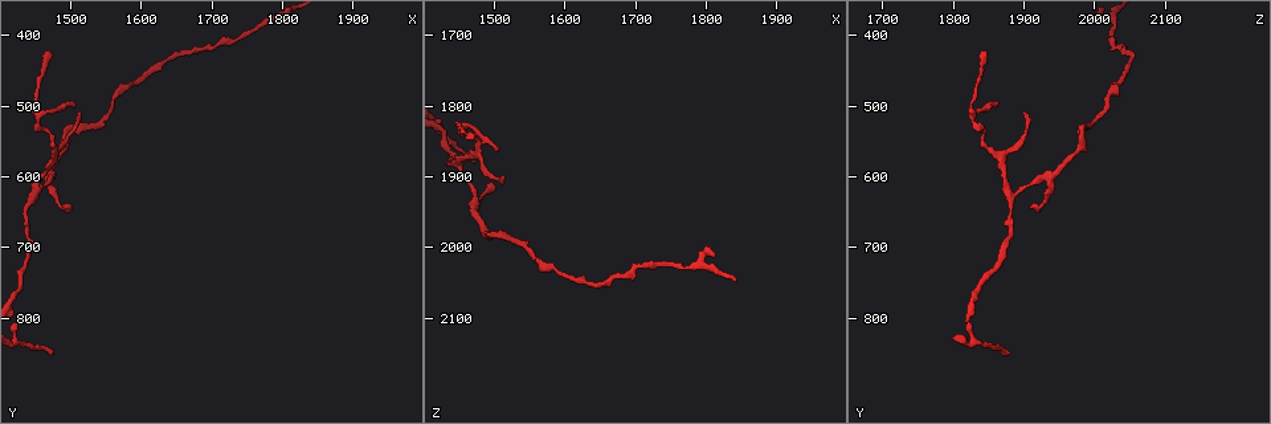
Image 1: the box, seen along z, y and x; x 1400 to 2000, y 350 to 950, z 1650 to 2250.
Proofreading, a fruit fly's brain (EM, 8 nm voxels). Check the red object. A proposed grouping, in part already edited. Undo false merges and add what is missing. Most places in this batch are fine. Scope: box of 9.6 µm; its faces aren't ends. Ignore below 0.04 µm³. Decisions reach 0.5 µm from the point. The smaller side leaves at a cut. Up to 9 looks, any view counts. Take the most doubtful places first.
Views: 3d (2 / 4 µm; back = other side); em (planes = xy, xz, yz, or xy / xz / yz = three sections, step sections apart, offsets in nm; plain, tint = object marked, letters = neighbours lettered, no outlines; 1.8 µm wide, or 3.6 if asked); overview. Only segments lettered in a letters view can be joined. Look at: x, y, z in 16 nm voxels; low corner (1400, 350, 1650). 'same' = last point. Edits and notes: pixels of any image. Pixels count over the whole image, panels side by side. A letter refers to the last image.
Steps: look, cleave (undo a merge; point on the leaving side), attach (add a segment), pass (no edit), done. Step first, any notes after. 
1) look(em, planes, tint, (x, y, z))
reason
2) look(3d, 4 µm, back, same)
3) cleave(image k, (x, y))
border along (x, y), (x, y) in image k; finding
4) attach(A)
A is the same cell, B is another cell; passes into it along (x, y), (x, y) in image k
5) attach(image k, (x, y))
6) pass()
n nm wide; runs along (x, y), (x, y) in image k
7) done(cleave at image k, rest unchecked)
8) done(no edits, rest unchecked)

look(em, planes, tint, (1455, 630, 1885))
a fork

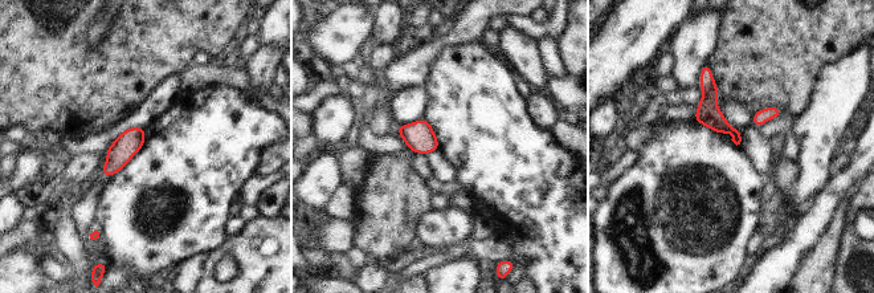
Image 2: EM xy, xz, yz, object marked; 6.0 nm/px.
look(em, planes, letters, same)

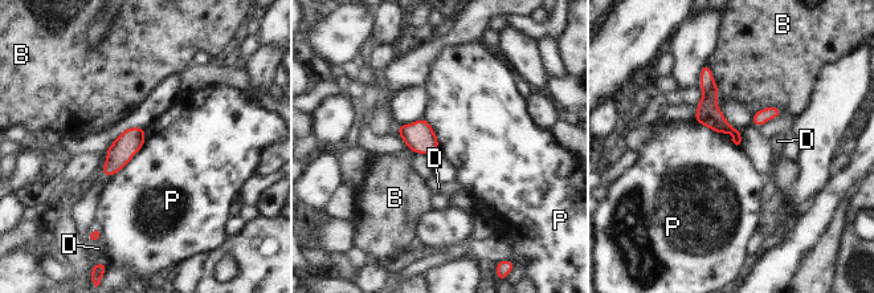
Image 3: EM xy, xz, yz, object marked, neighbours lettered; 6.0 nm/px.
pass()
P touches over 320 nm; B, D and P are other cells; continuous, no second neuron

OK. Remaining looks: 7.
look(em, yz, step 16, tint, (1515, 515, 1905))
an open end

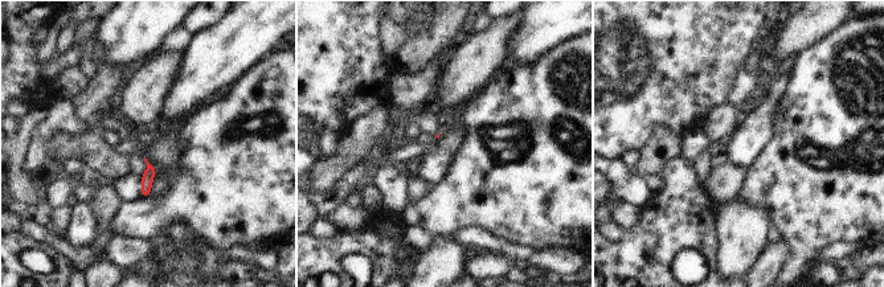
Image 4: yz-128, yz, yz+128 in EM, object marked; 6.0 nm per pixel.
look(em, planes, letters, same)

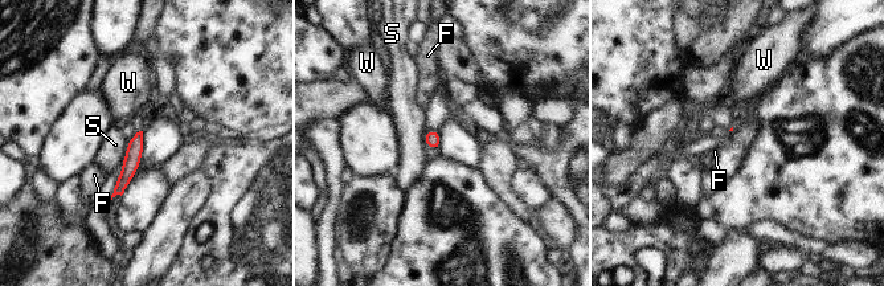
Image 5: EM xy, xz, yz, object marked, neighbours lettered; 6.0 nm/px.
pass()
F, S and W are other cells; border along (130, 141), (121, 164) in image 5; no lettered segment goes on from it

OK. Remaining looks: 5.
look(3d, 4 µm, (1475, 425, 1845))
tapers out

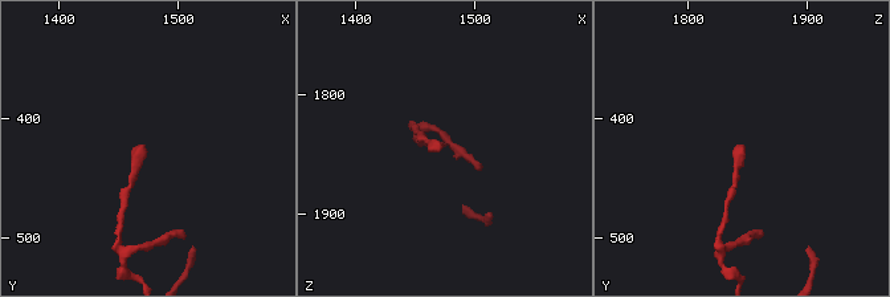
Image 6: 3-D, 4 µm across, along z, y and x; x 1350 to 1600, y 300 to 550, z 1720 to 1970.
look(em, planes, letters, (1474, 422, 1842))
now the EM

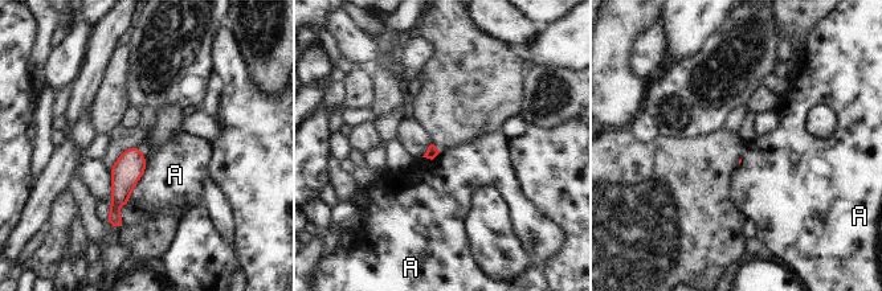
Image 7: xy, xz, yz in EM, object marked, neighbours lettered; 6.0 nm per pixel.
pass()
A is another cell; border along (147, 162), (146, 171), (127, 204) in image 7; none of them fits

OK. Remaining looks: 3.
look(3d, 2 µm, (1770, 390, 2025))
a narrow waist

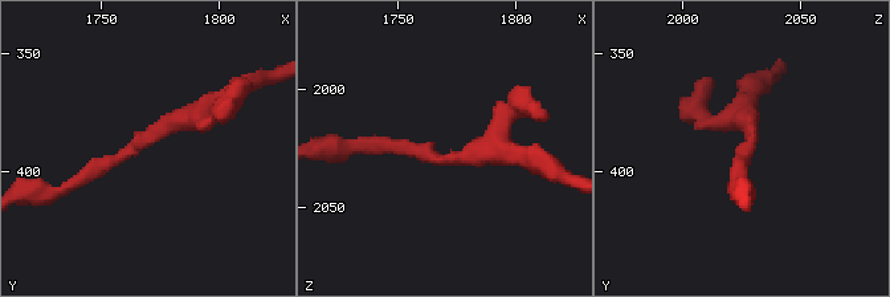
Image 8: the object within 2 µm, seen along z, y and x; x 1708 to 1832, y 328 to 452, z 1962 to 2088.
look(em, 3.6 µm, planes, plain, (1771, 387, 2027))
now the EM

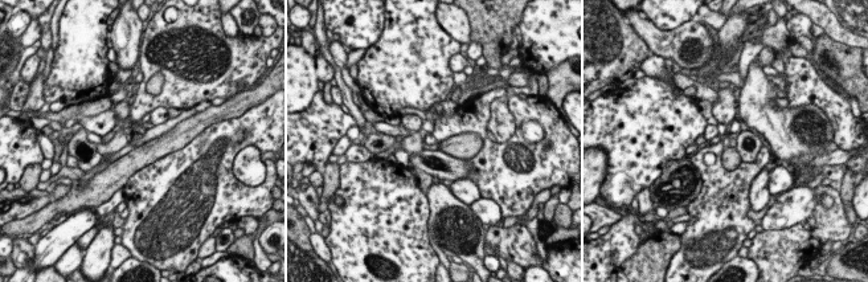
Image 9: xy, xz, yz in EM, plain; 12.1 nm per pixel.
look(em, 3.6 µm, planes, letters, same)

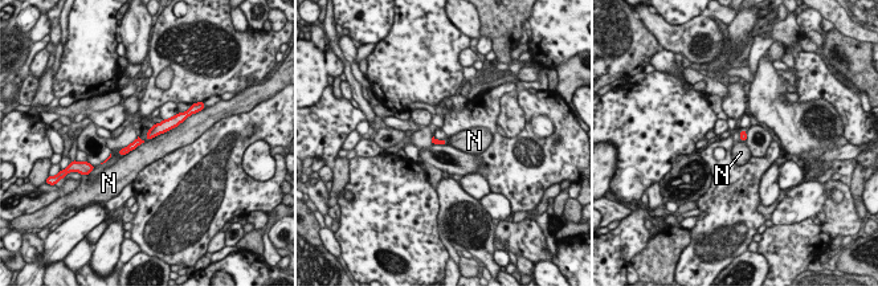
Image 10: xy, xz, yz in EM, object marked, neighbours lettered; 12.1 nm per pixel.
pass()
N is another cell; border along (187, 117), (176, 126), (147, 141) in image 10; continuous, no second neuron

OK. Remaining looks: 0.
done(no edits, rest unchecked)

